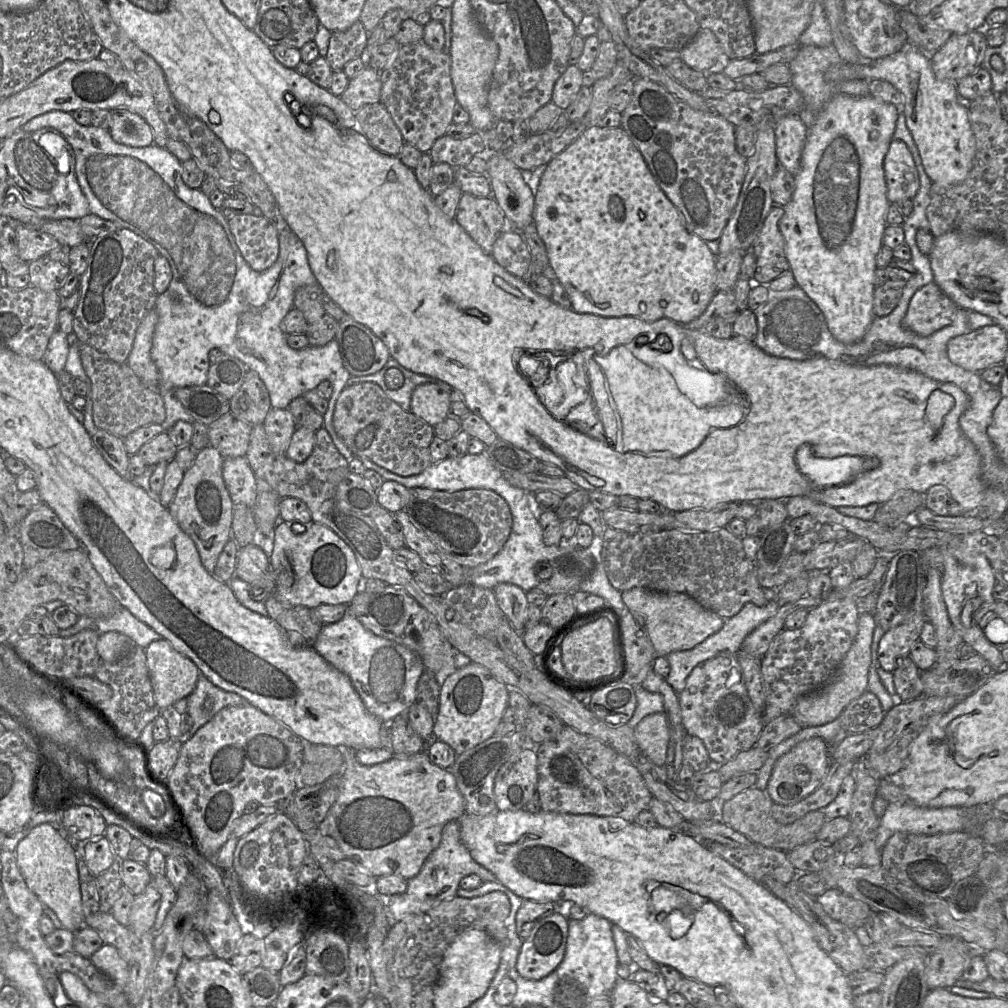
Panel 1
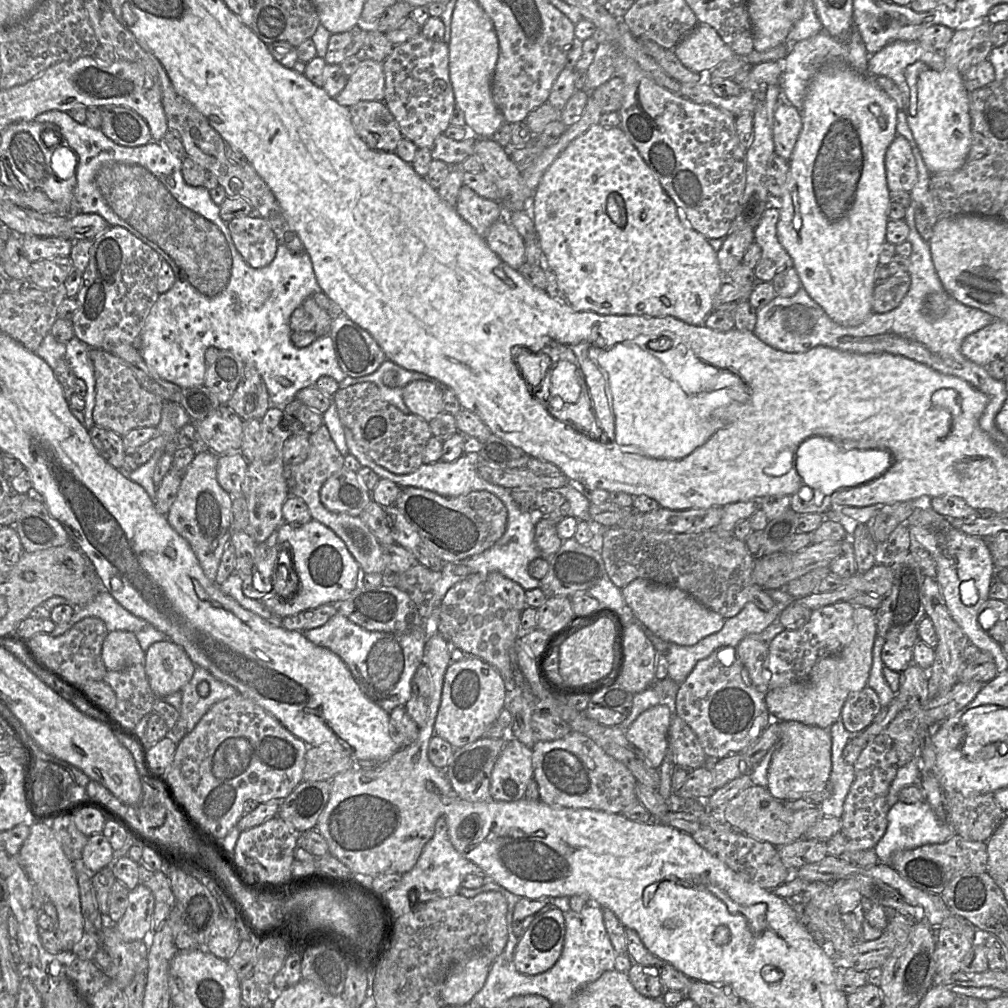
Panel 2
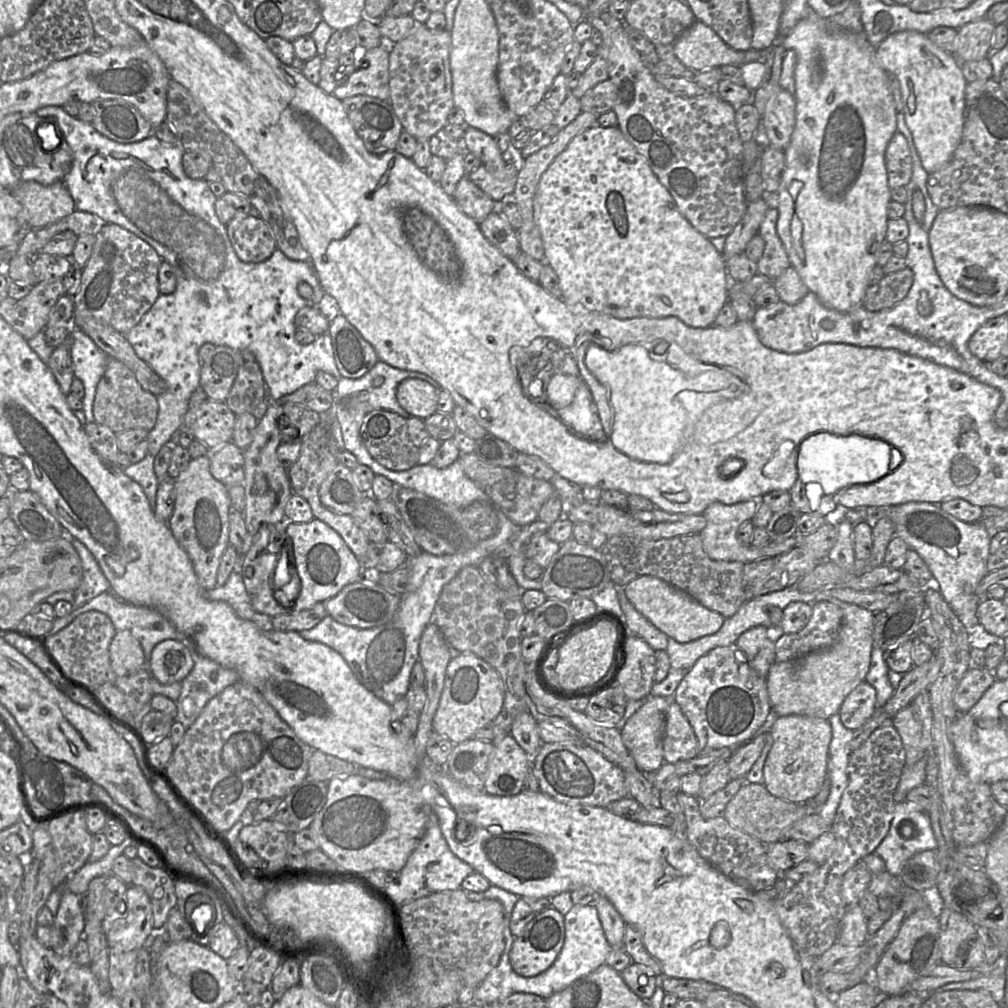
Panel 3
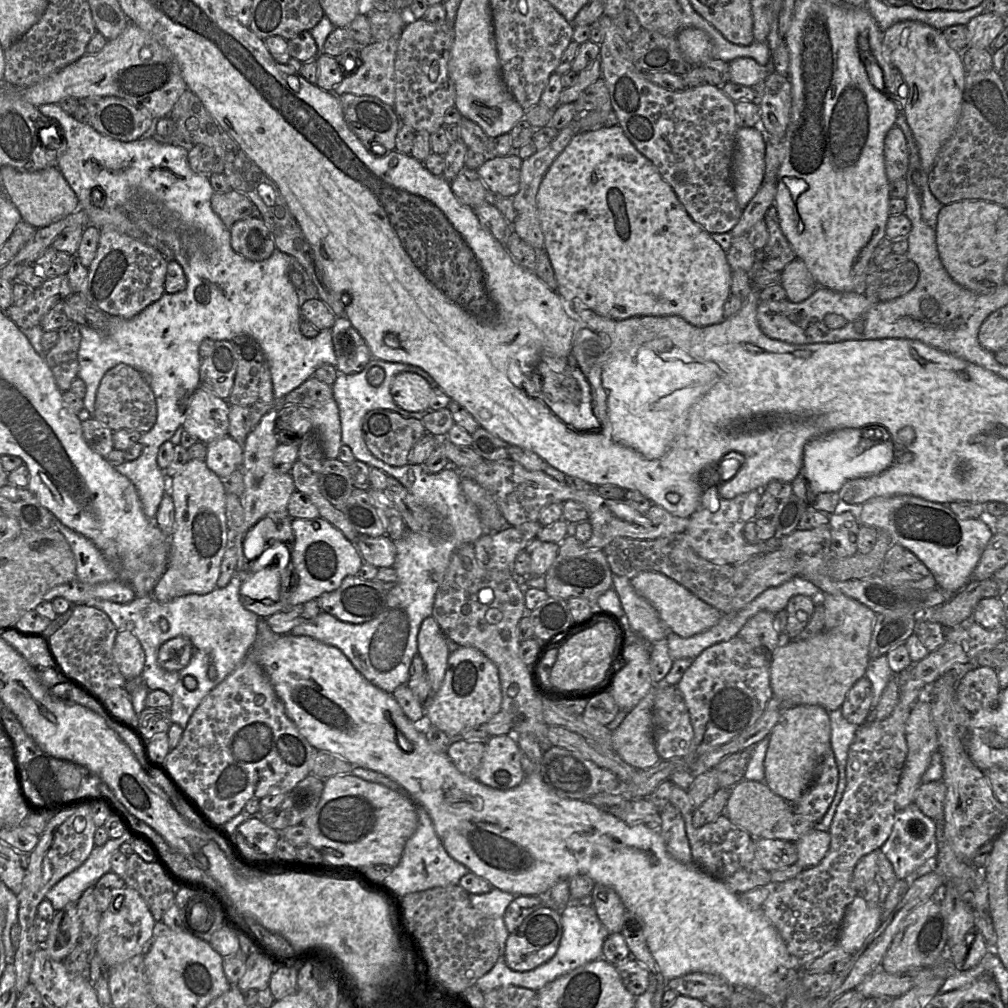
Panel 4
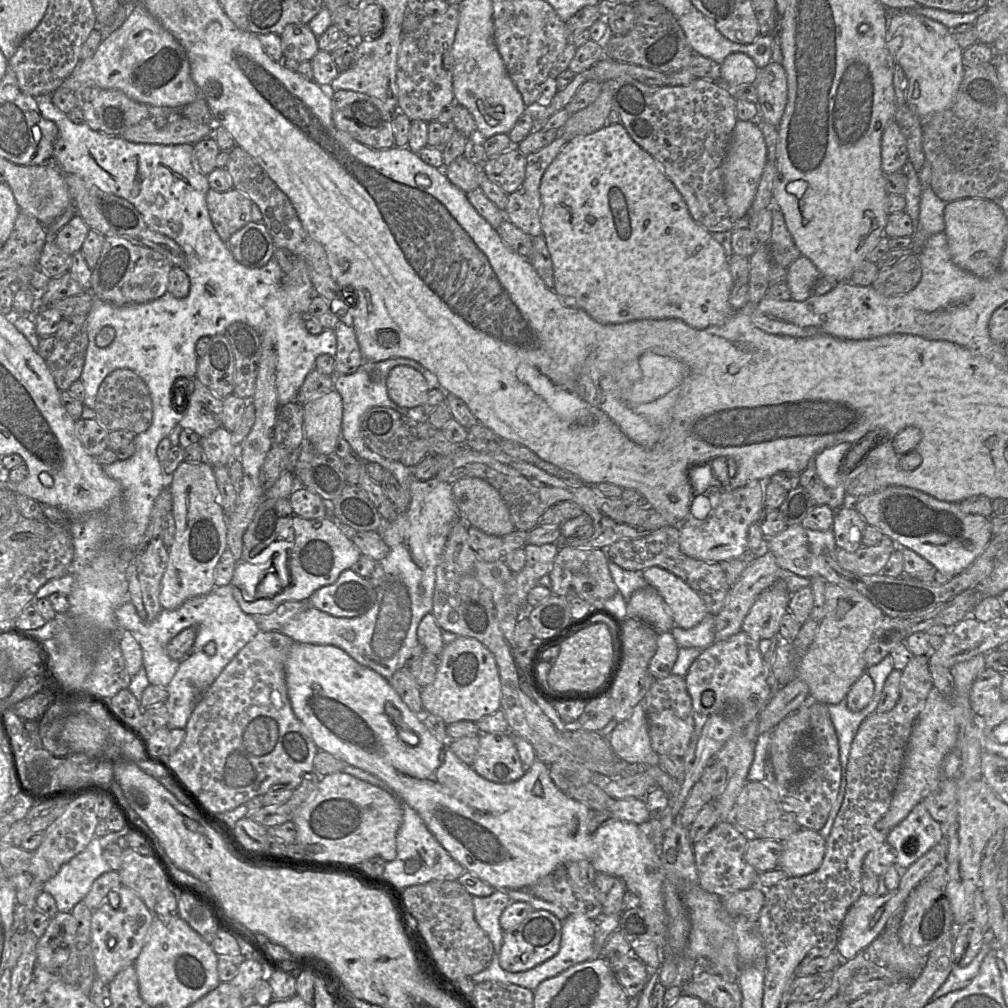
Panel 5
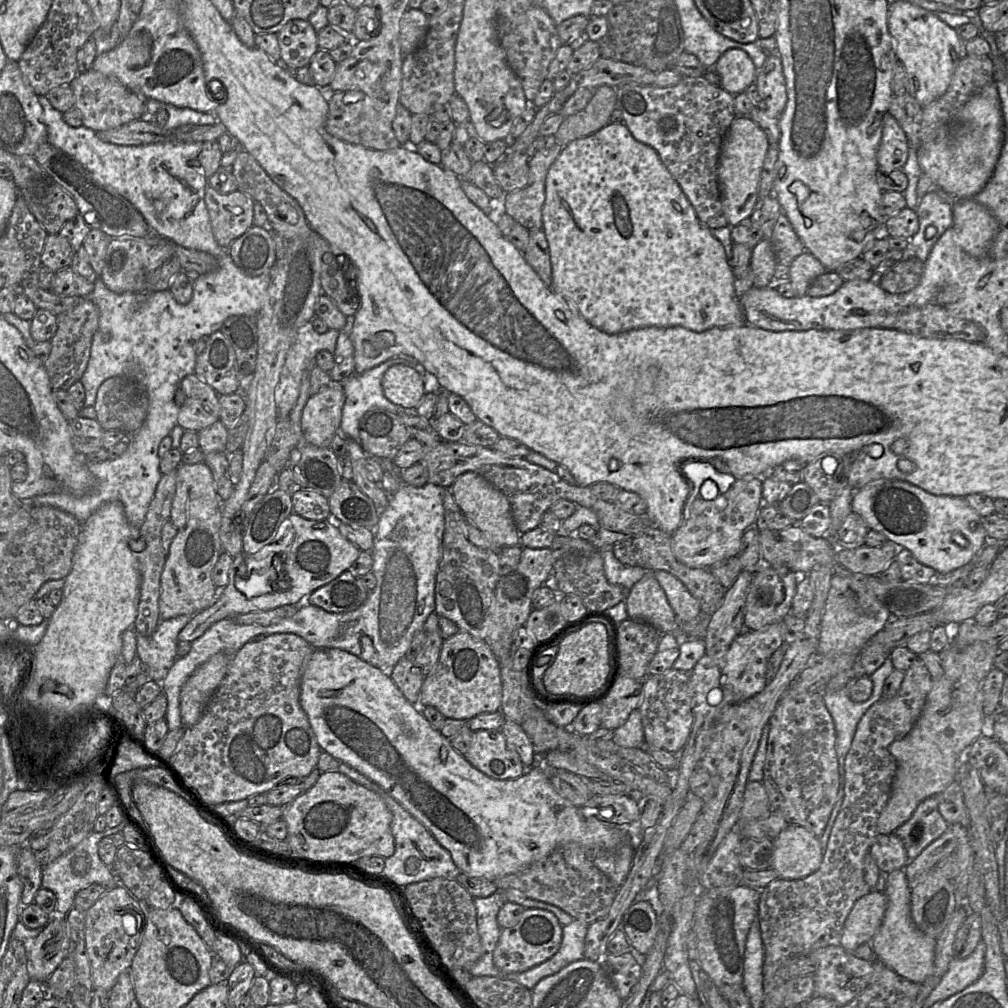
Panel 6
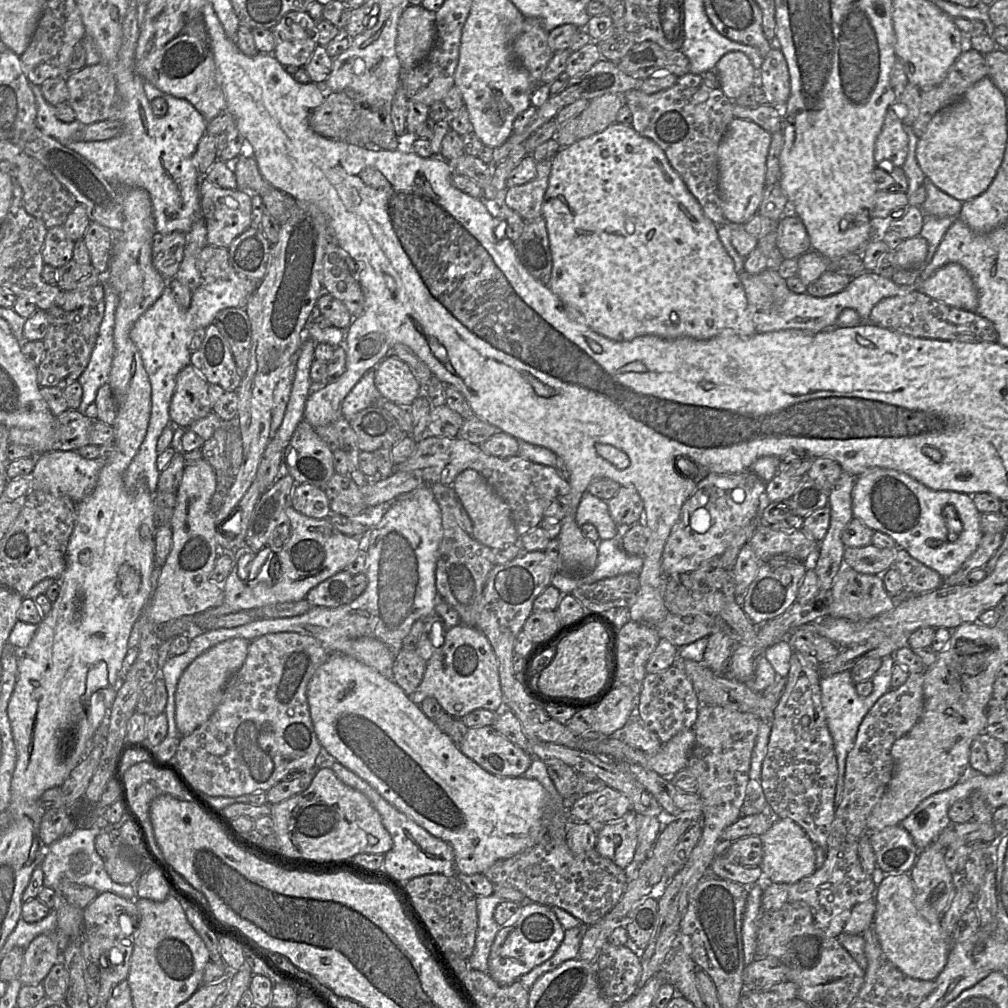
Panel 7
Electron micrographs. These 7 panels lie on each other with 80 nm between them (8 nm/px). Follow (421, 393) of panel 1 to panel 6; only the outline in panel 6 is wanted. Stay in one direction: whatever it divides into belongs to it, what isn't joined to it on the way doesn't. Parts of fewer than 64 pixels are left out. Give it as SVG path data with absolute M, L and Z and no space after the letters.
M395 364L384 373L382 388L393 404L416 409L425 395L424 375L408 365Z

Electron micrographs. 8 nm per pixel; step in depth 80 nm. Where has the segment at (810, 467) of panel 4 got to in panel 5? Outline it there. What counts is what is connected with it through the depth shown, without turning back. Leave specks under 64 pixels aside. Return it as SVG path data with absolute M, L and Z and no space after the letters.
M844 442L826 448L815 456L817 474L827 486L835 487L840 483L842 460L852 446L853 443Z

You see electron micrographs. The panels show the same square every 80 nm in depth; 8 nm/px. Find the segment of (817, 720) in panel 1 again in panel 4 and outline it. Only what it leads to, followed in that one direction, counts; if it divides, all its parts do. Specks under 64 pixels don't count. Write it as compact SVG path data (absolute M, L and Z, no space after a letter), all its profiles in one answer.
M822 593L820 602L825 610L824 630L804 640L784 639L771 653L770 685L783 710L798 705L818 705L828 712L841 709L849 690L865 676L877 614L861 602L841 594Z

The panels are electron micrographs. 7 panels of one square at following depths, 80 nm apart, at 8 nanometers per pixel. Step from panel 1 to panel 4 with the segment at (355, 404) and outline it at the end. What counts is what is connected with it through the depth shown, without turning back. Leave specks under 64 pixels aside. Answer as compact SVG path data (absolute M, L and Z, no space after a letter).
M376 409L363 418L362 436L366 447L390 466L407 465L409 452L426 434L421 420L407 419L393 411Z

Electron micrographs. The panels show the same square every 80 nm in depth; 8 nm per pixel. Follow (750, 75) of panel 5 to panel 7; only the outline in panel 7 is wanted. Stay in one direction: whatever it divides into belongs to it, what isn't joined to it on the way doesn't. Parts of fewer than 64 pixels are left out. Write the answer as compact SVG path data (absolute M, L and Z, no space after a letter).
M740 51L725 53L717 62L715 71L721 90L734 101L755 81L760 82L758 71L751 60Z

